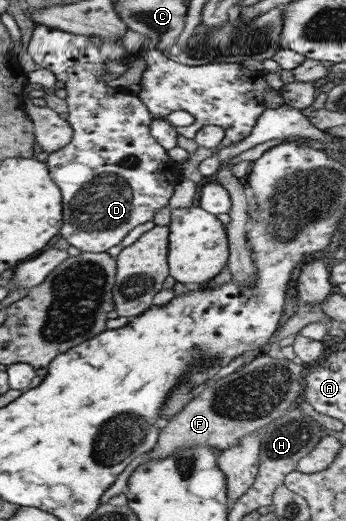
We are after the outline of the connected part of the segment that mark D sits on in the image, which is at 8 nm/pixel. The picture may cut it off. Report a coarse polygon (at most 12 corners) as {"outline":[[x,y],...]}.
{"outline":[[35,25],[73,133],[45,167],[57,238],[103,253],[153,220],[180,169],[136,95],[121,38]]}

